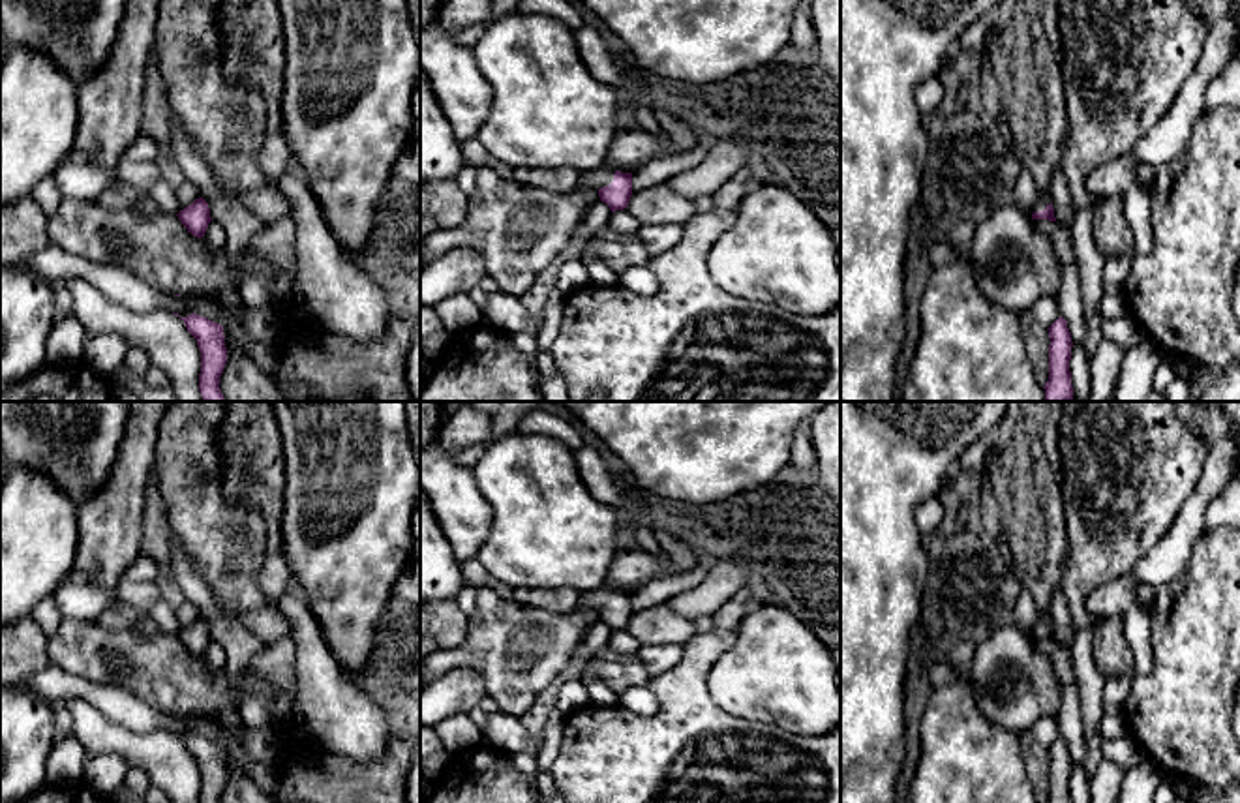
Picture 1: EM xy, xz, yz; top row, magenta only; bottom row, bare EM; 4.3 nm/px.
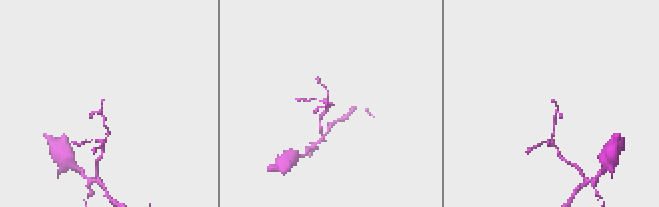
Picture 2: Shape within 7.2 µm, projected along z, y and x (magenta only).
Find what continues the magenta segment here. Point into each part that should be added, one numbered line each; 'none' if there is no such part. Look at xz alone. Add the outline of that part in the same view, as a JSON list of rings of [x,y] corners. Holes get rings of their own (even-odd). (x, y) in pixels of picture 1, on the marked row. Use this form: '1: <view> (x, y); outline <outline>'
1: xz (603, 177); outline [[[604,163],[597,171],[583,171],[580,174],[576,188],[591,186],[595,189],[600,189],[600,188],[610,186],[613,182],[613,174],[615,174],[615,169],[612,169]]]

